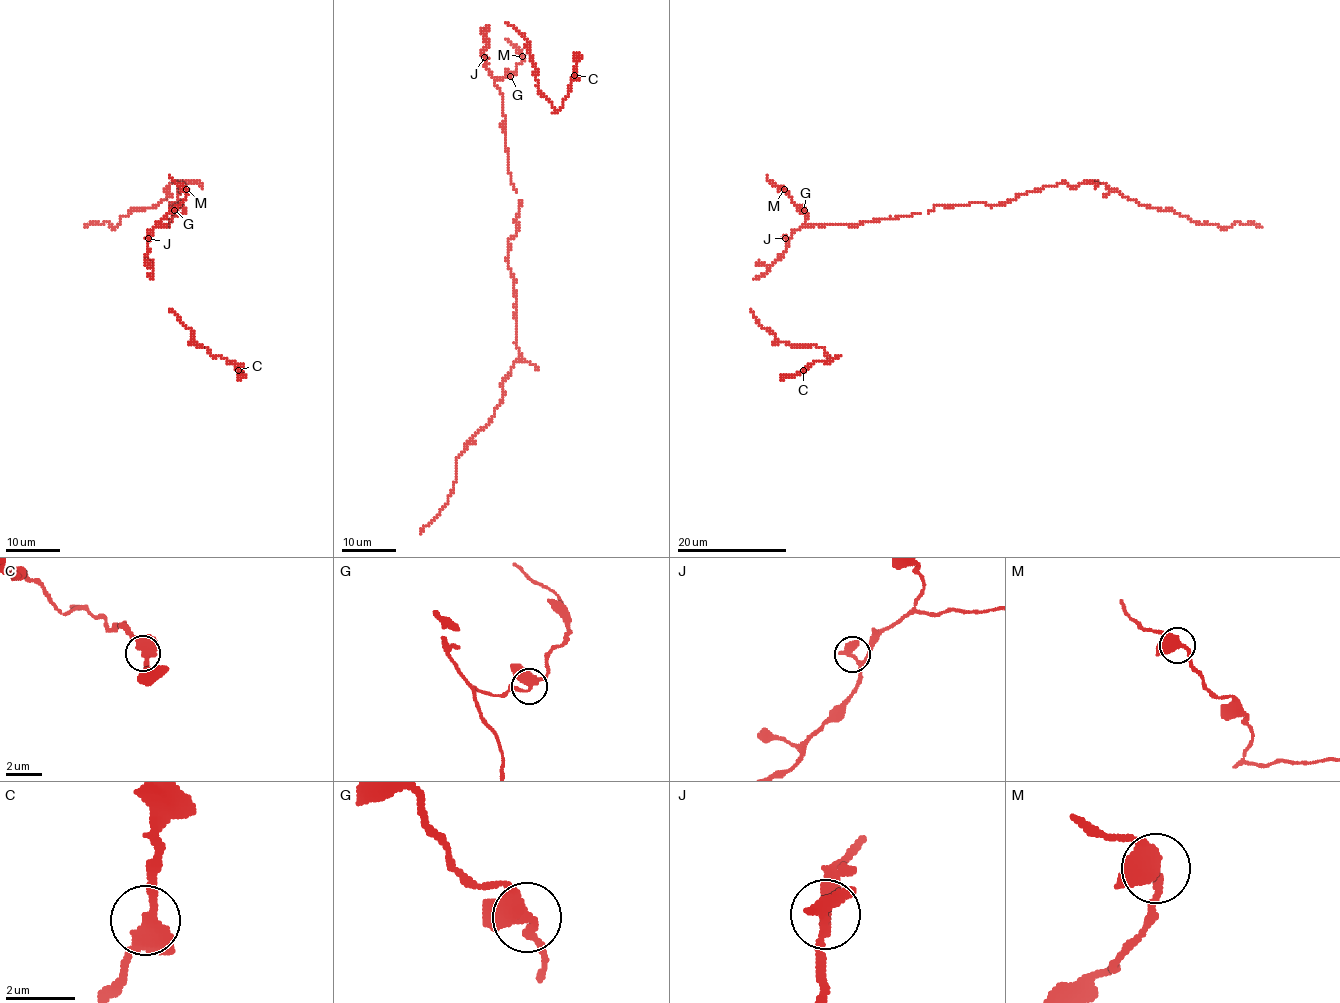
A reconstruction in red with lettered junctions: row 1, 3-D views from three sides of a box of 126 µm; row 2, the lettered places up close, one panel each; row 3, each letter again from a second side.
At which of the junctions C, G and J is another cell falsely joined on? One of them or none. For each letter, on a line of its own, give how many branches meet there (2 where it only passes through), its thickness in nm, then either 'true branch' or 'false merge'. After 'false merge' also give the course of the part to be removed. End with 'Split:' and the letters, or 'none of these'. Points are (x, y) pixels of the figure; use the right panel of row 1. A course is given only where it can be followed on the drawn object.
C: 2 branches meet; 420 nm thick; true branch
G: 3 branches meet; 360 nm thick; true branch
J: 2 branches meet; 380 nm thick; true branch
Split: none of these

